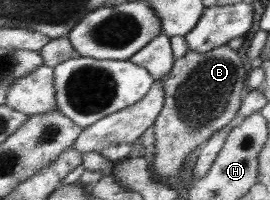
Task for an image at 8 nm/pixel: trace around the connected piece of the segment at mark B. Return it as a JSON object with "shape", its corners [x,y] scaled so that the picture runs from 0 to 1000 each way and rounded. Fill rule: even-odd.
{"shape":[[[841,220],[767,265],[707,255],[670,295],[644,295],[641,335],[600,425],[611,455],[604,545],[570,605],[570,765],[559,795],[567,870],[619,920],[652,915],[648,890],[707,755],[752,735],[789,660],[881,585],[893,465],[907,460],[915,370],[878,250]]]}

